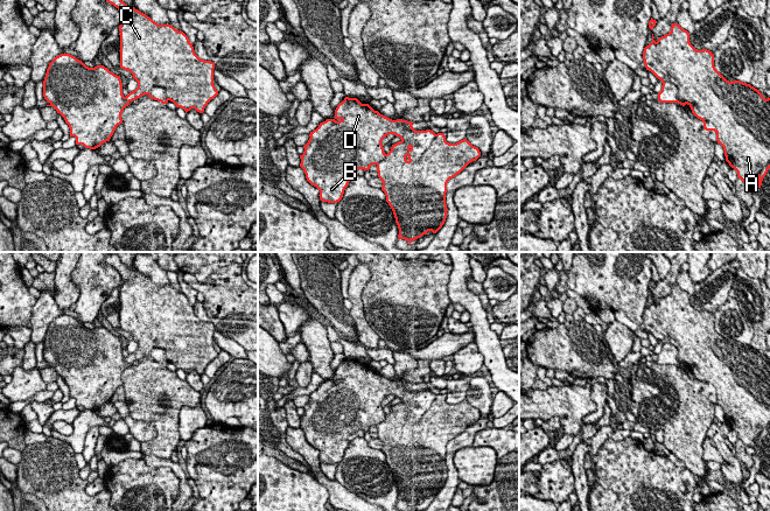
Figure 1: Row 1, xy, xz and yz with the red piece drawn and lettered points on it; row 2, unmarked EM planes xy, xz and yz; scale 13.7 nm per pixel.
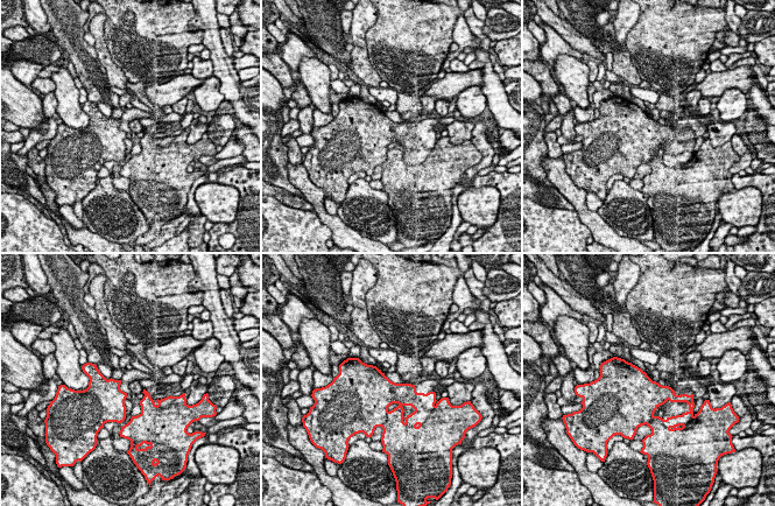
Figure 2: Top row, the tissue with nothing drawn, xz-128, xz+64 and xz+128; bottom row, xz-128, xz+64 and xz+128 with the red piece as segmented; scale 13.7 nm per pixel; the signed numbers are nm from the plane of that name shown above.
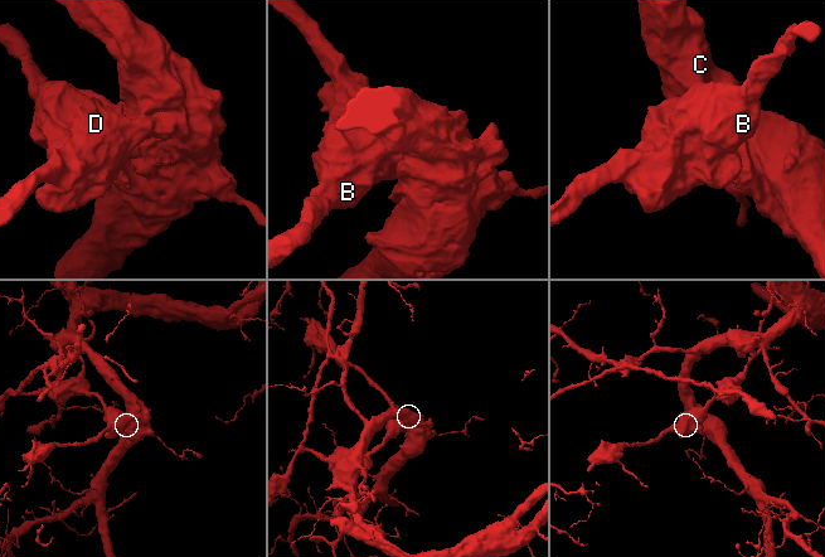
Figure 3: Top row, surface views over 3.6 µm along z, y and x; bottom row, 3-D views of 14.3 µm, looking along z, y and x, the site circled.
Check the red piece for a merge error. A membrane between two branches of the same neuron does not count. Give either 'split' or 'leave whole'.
split

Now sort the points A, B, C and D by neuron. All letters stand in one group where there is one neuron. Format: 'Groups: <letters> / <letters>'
Groups: A C / B D

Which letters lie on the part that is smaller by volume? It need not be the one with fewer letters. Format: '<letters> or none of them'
B, D

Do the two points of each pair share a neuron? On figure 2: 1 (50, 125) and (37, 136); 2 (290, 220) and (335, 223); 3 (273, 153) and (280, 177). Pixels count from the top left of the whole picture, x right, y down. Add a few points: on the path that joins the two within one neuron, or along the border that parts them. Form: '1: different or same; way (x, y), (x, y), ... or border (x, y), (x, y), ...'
1: same; way (50, 128), (41, 136)
2: different; border (314, 210), (330, 230), (331, 238)
3: same; way (273, 159), (275, 171)

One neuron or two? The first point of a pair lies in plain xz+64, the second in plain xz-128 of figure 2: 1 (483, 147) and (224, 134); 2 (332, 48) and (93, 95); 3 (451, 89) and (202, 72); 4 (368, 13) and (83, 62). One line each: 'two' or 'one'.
1: one
2: one
3: two
4: two

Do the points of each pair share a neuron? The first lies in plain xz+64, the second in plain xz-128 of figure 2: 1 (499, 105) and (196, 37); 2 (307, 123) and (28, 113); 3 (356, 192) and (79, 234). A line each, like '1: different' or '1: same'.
1: different
2: different
3: different

